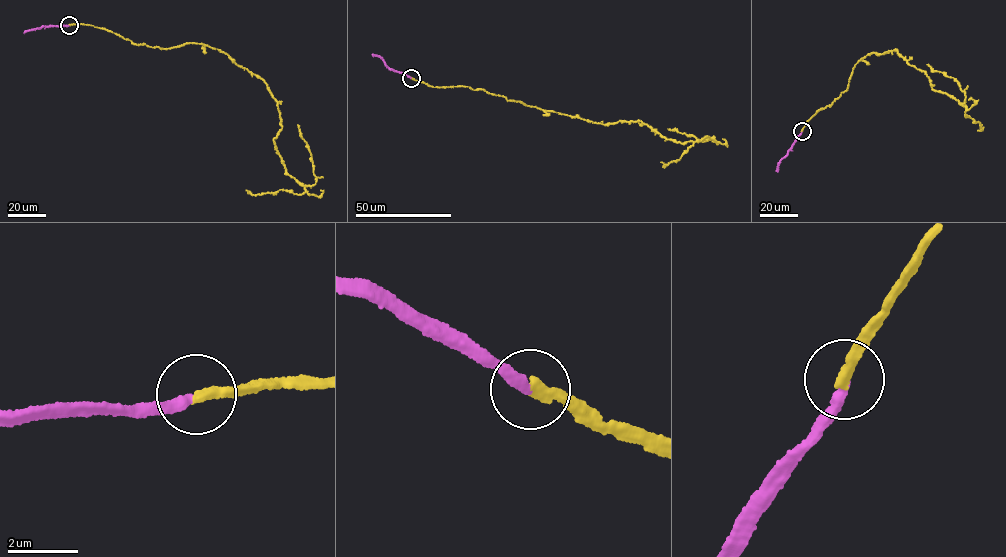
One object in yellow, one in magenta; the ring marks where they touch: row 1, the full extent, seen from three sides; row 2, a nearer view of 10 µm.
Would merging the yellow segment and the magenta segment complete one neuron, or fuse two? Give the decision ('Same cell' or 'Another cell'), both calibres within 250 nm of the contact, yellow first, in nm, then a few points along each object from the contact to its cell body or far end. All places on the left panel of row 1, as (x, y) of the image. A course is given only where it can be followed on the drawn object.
Same cell. Thickness 320 nm (yellow) against 280 nm. Course of yellow: (69, 25), (228, 54), (264, 81), (286, 172), (311, 186), (298, 124). Course of magenta: (69, 25), (43, 26), (23, 33)

